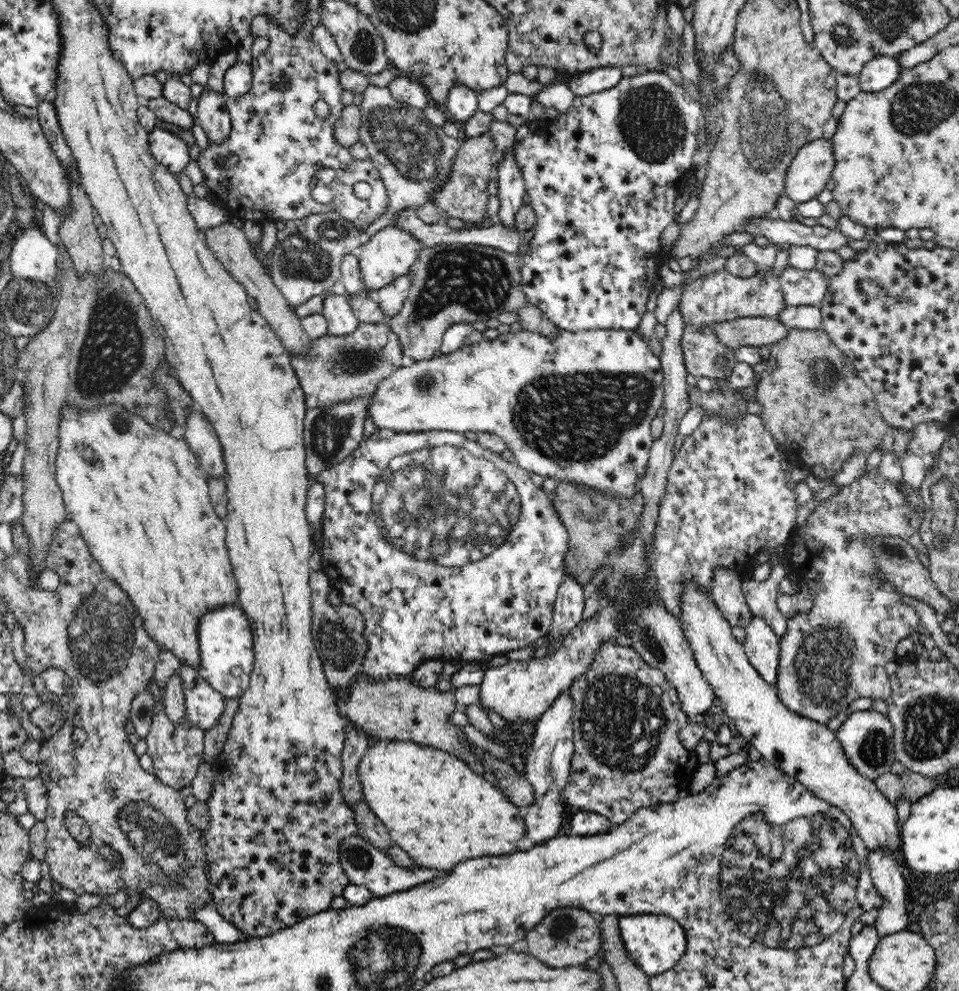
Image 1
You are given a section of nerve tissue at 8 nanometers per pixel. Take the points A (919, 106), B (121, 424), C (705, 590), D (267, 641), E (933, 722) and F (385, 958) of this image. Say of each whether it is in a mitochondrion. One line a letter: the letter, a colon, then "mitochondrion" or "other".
A: mitochondrion
B: mitochondrion
C: other
D: other
E: mitochondrion
F: mitochondrion

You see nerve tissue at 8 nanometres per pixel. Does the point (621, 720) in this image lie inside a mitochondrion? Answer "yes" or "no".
yes

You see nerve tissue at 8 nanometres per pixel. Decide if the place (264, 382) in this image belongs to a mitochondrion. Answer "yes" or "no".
no

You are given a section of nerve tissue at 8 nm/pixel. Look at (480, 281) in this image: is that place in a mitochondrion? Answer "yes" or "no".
yes

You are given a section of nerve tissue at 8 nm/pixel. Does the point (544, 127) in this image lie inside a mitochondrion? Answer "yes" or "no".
no

